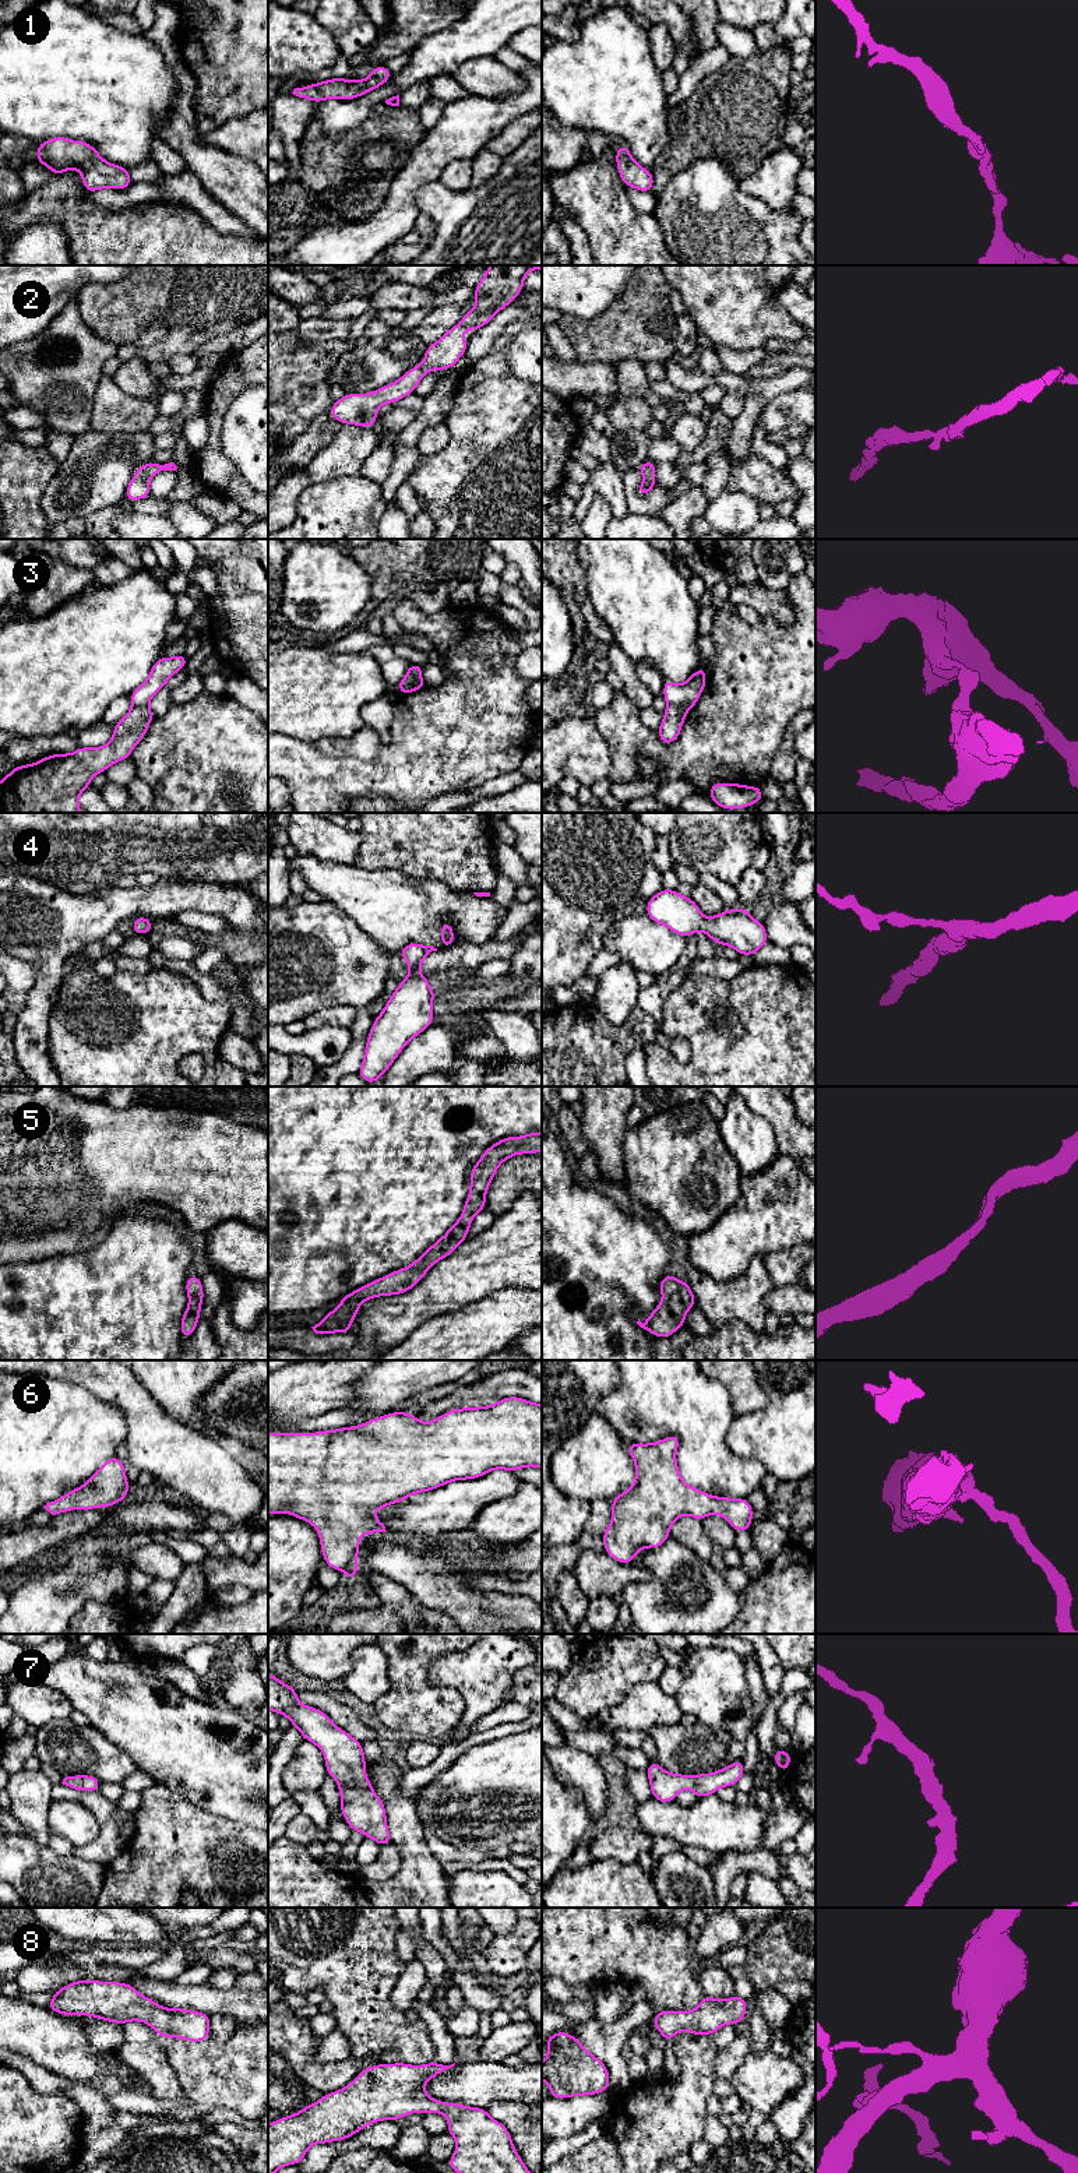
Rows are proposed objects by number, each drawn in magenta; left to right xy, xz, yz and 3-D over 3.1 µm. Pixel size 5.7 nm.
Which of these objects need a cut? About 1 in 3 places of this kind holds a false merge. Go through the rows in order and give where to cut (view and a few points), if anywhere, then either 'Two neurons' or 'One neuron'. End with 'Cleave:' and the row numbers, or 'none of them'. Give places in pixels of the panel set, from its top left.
1: No split. One neuron
2: No split. One neuron
3: Split along yz (668, 703), (676, 704), (686, 711). Two neurons
4: No split. One neuron
5: No split. One neuron
6: No split. One neuron
7: No split. One neuron
8: No split. One neuron
Cleave: 3

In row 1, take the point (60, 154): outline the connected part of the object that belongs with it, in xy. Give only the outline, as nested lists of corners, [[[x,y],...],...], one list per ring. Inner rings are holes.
[[[54,137],[43,141],[35,152],[36,163],[49,168],[54,176],[77,169],[88,193],[106,187],[124,190],[133,183],[127,168],[103,161],[87,141],[74,142],[67,137]]]

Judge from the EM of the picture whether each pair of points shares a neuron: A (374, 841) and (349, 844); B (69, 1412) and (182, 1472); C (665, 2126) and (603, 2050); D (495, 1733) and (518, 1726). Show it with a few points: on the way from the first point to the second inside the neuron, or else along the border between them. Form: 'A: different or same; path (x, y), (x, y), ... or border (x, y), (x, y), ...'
A: different; border (358, 833), (360, 844), (352, 863)
B: different; border (117, 1408), (123, 1413), (126, 1440)
C: different; border (631, 2081), (624, 2089), (615, 2091)
D: same; path (500, 1730), (513, 1728)

